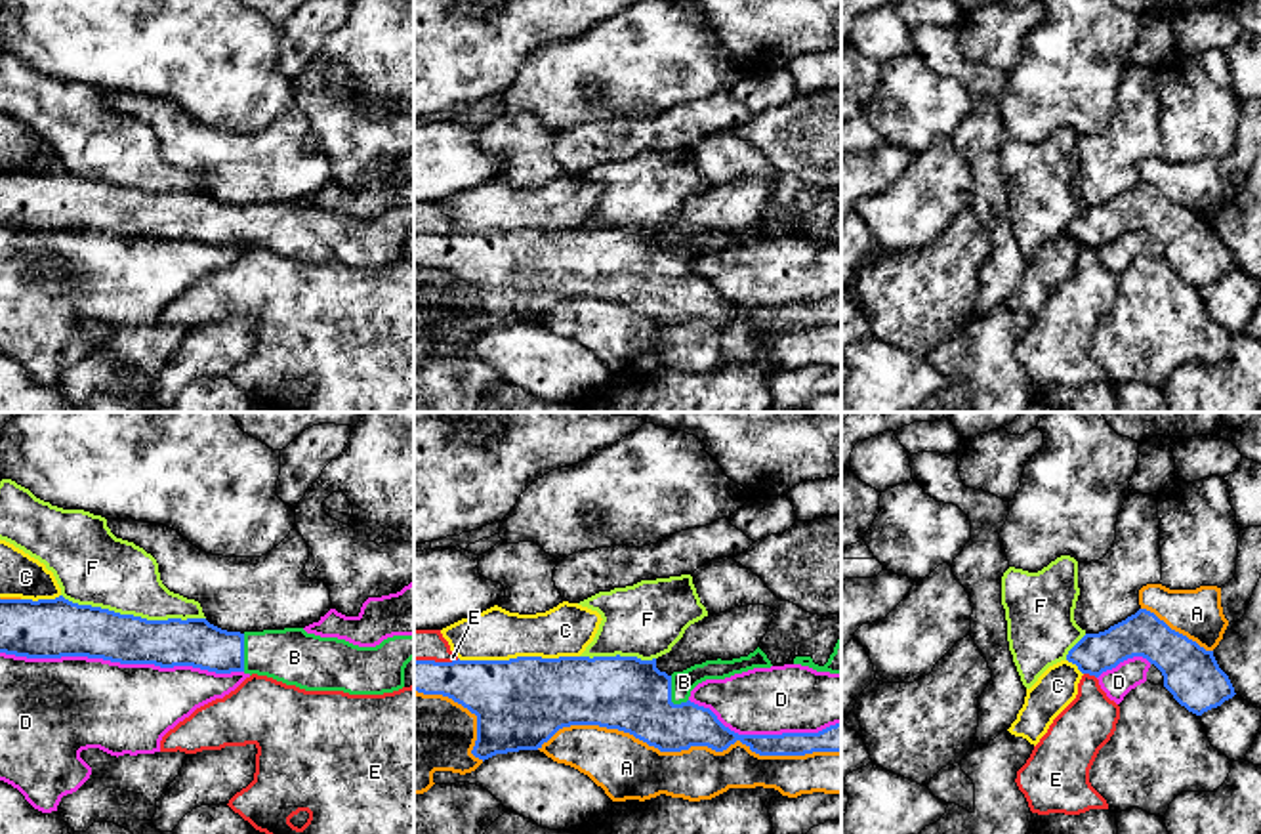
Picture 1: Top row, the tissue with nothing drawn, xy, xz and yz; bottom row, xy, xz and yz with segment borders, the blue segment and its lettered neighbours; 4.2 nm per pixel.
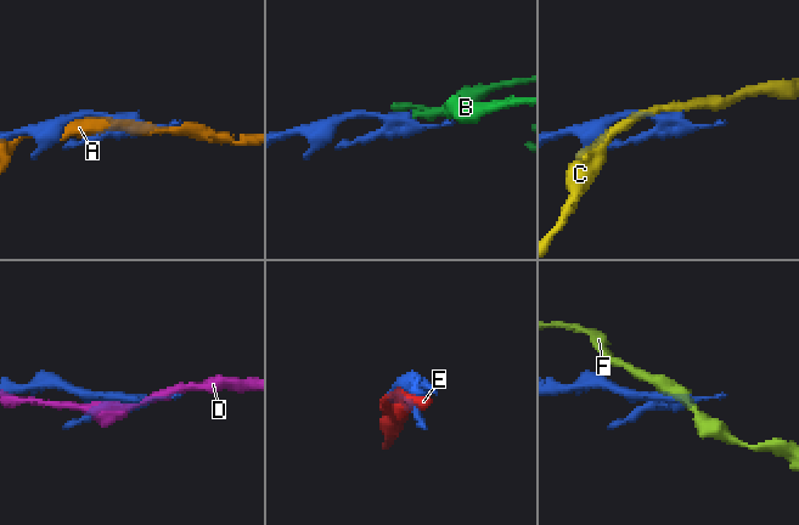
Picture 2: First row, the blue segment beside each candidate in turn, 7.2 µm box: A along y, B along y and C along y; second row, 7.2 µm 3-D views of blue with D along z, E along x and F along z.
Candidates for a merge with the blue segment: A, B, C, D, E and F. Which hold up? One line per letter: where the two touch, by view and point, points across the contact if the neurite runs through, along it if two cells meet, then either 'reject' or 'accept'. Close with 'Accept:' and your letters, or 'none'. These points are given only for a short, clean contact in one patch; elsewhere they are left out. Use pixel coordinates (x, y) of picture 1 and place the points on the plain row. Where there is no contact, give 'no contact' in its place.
A: contact xz (689, 319); reject
B: contact xz (670, 268); accept
C: contact xz (517, 229); reject
D: contact xy (123, 235); reject
E: contact yz (1090, 247); reject
F: contact xy (132, 187); reject
Accept: B

